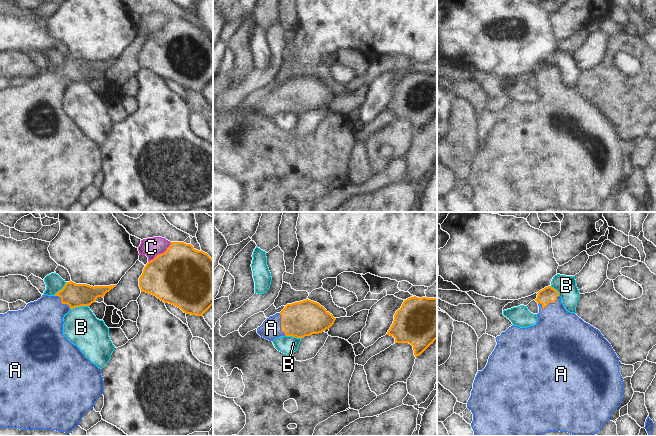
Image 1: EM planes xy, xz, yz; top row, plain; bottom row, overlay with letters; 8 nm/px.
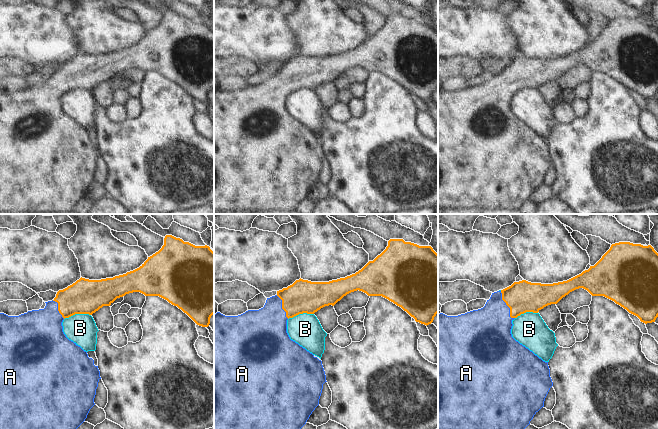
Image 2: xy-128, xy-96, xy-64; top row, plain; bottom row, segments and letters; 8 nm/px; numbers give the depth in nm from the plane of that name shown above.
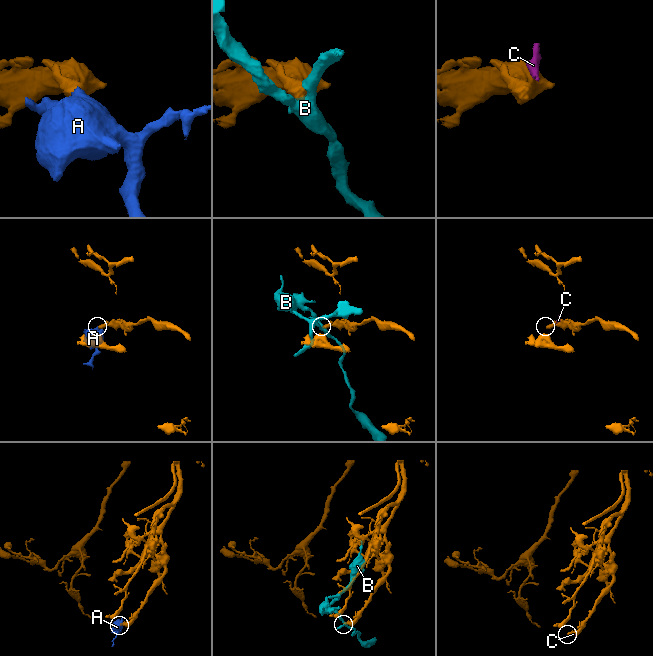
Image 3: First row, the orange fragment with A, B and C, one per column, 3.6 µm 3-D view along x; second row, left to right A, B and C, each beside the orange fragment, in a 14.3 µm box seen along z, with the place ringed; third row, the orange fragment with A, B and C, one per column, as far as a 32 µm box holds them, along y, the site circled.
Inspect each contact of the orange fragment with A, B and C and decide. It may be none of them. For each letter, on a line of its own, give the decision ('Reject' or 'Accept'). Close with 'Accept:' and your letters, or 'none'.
A: Accept
B: Reject
C: Reject
Accept: A.

